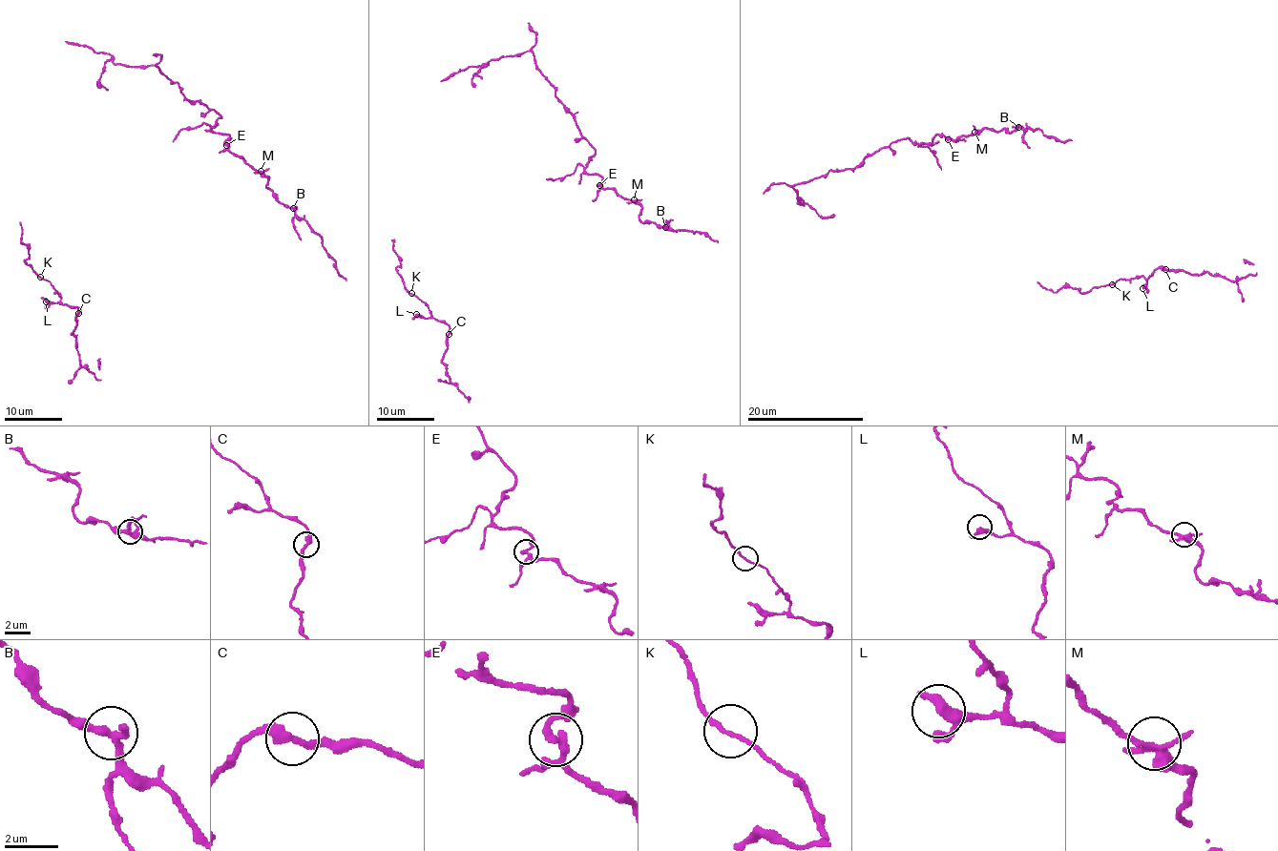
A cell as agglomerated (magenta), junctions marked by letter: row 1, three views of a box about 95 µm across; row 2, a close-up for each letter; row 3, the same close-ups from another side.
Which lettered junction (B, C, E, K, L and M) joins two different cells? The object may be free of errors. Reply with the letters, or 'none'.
none

